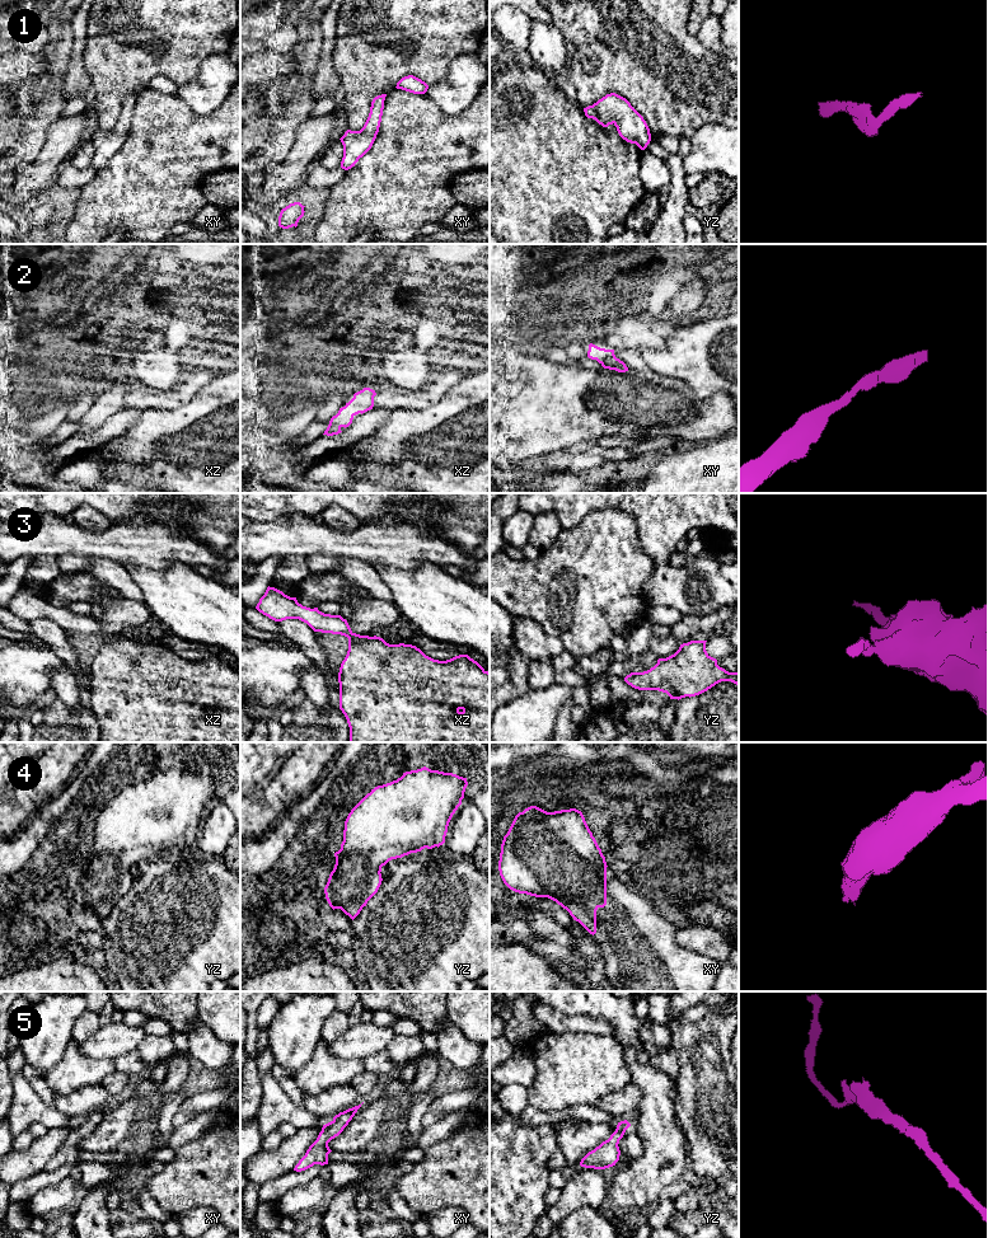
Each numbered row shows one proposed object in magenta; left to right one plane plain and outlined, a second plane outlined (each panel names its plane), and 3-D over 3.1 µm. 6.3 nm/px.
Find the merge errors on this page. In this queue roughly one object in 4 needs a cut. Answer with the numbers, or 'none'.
none

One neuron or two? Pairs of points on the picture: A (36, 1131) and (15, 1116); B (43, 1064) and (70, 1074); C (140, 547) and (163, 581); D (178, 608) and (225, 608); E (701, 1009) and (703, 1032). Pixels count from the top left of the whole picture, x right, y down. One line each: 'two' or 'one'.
A: two
B: two
C: two
D: one
E: two

